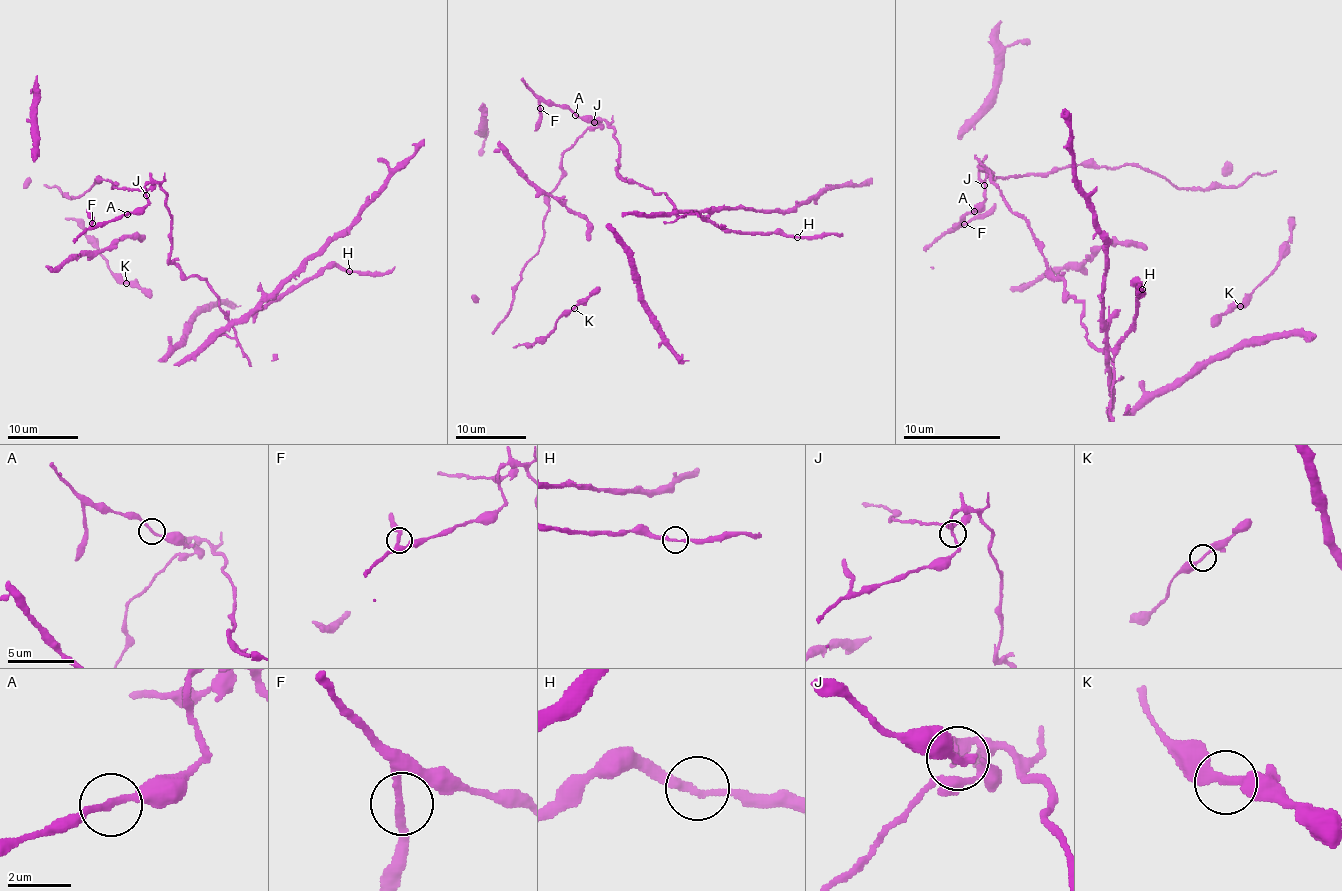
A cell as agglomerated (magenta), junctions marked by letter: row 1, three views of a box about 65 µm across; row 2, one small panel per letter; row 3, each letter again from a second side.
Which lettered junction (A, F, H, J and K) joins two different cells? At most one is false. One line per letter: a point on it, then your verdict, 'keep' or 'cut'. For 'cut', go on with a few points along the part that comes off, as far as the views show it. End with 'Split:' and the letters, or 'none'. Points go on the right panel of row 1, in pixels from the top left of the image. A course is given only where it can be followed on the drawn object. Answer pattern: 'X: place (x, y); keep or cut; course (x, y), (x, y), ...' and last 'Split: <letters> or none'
A: place (974, 211); keep
F: place (964, 224); keep
H: place (1142, 289); keep
J: place (984, 185); cut
K: place (1240, 306); keep
Split: J

